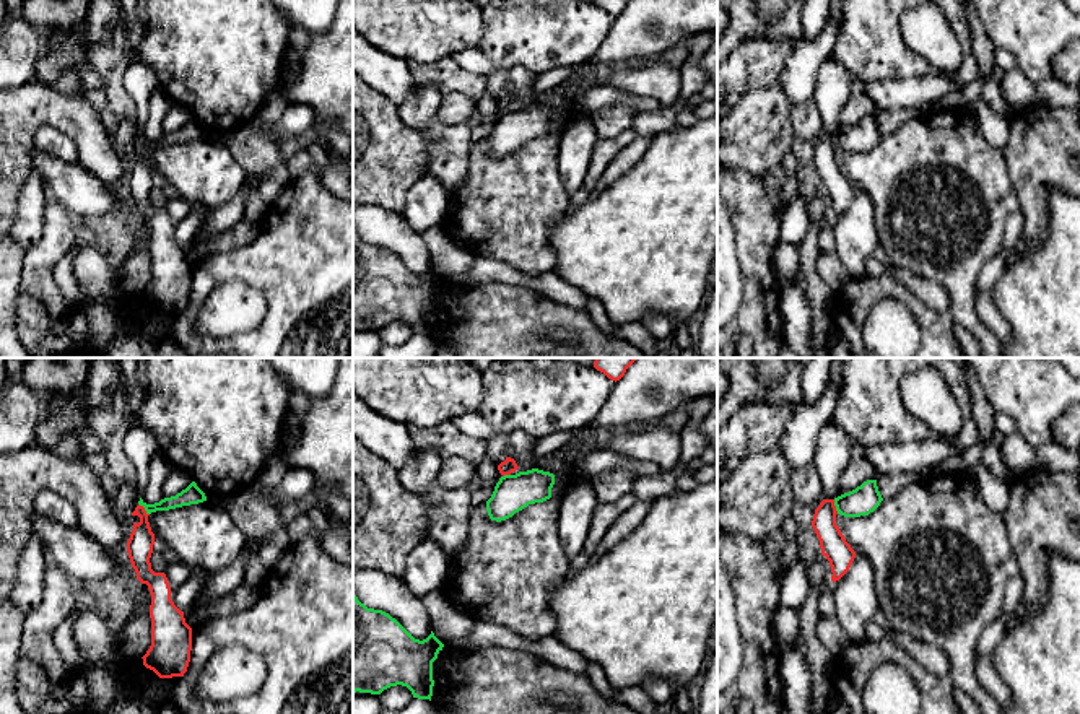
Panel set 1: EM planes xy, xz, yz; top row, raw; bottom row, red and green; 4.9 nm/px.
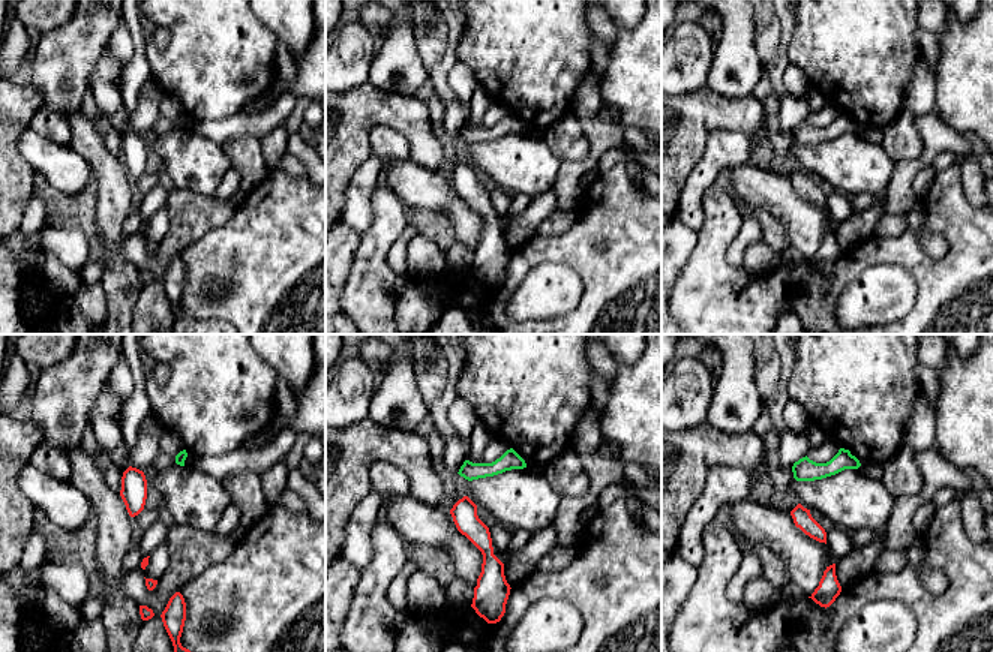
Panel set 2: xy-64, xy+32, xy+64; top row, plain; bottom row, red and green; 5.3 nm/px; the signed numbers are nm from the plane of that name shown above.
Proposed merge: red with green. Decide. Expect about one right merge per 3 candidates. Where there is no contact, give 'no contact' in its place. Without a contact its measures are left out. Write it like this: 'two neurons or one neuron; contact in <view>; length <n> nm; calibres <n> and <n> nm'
two neurons; contact in xy; length 80 nm; calibres 130 and 90 nm

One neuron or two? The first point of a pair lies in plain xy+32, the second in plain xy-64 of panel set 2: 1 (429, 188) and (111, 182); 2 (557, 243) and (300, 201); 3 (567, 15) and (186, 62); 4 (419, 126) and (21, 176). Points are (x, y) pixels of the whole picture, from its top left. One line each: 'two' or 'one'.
1: two
2: one
3: one
4: one

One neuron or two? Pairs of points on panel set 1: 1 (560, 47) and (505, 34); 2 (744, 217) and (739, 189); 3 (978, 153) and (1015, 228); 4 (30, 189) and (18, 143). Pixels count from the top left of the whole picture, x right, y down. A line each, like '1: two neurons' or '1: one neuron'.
1: one neuron
2: one neuron
3: two neurons
4: two neurons

